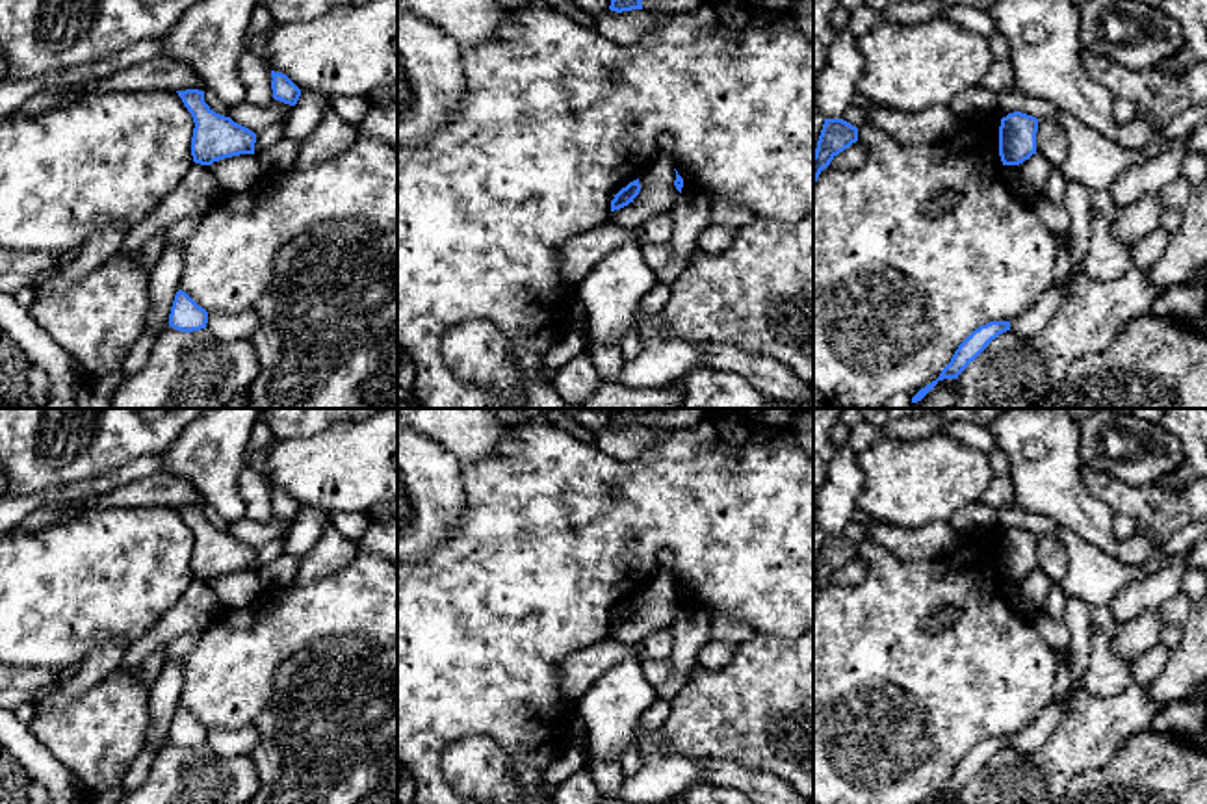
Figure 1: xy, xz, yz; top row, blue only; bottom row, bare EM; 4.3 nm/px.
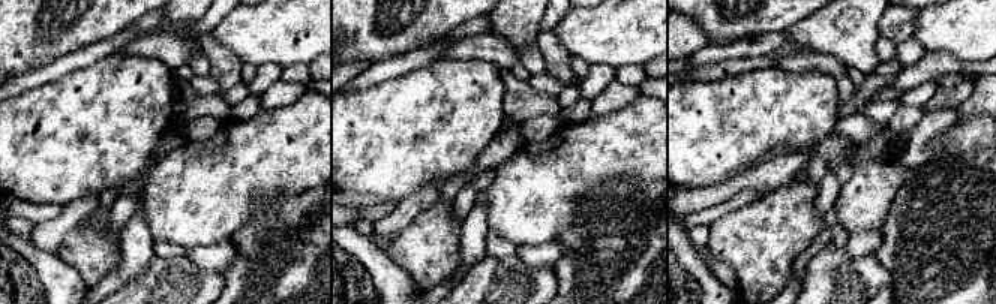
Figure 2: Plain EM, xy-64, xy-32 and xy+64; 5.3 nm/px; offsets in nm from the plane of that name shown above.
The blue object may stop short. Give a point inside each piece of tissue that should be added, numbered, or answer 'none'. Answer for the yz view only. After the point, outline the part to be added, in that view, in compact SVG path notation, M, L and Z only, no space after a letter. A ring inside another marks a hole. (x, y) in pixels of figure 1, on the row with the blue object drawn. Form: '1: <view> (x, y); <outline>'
none

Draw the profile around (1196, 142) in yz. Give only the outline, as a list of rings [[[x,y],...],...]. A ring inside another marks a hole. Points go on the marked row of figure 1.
[[[1207,121],[1200,123],[1183,145],[1185,150],[1207,156]]]

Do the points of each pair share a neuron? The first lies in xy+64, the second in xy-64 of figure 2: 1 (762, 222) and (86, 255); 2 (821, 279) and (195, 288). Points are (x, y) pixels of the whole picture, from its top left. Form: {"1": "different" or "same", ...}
{"1": "same", "2": "same"}

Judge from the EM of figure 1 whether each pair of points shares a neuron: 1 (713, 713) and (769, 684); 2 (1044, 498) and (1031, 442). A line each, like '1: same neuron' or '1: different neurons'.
1: same neuron
2: same neuron

